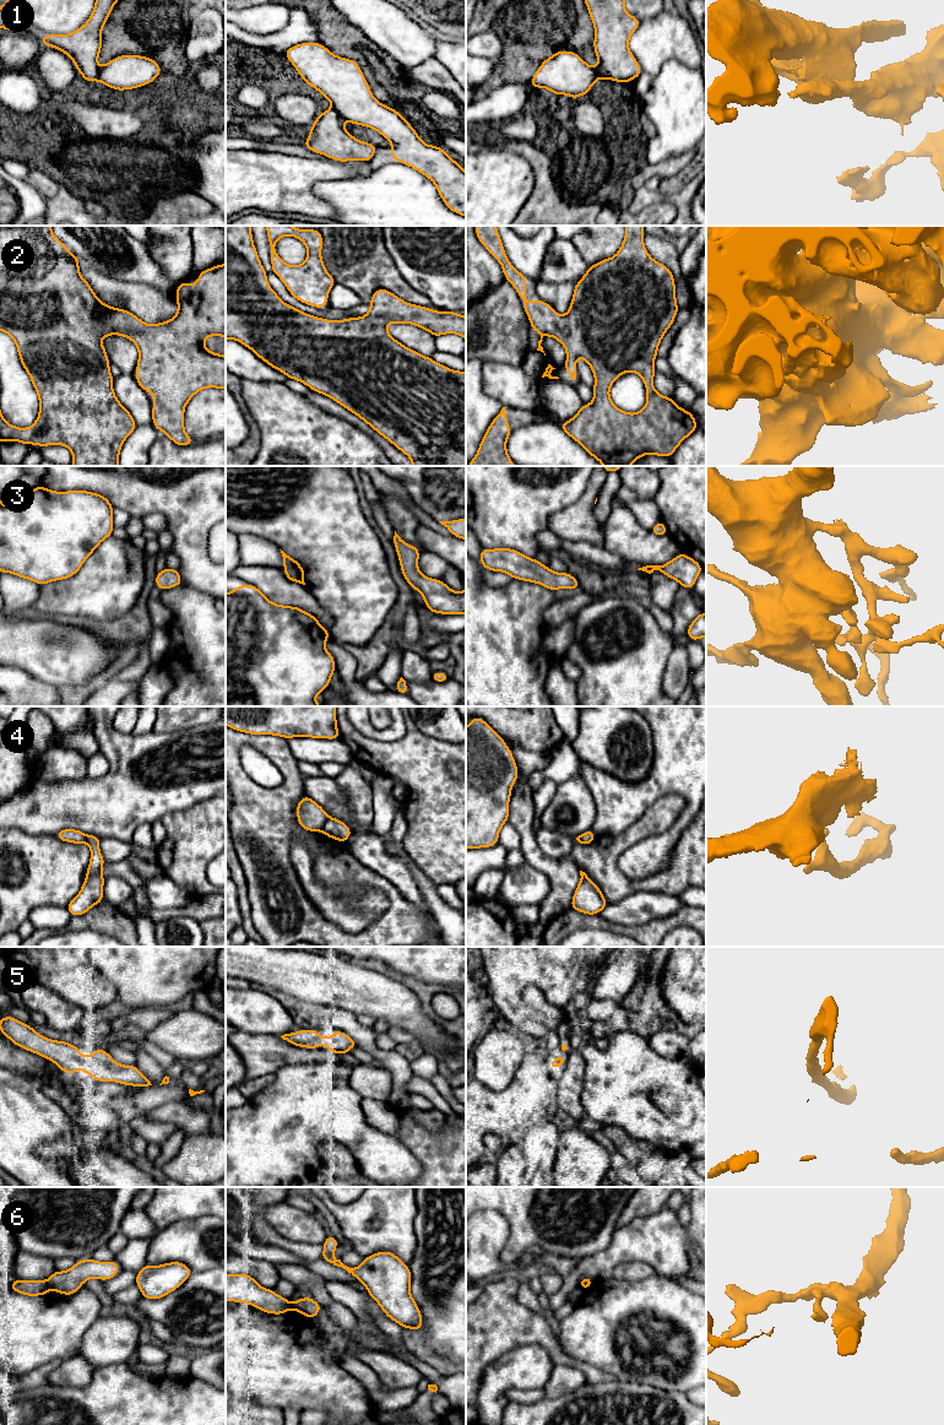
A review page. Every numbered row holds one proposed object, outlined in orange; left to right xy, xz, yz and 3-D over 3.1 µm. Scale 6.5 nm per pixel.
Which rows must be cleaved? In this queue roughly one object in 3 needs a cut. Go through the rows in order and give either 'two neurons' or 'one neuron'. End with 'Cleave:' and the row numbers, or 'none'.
1: one neuron
2: one neuron
3: one neuron
4: two neurons
5: one neuron
6: two neurons
Cleave: 4, 6

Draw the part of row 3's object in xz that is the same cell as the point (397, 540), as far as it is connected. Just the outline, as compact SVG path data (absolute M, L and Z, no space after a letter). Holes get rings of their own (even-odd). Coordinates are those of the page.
M394 536L403 578L424 598L428 611L440 614L466 614L466 589L452 591L441 580L424 576L418 569L419 549Z

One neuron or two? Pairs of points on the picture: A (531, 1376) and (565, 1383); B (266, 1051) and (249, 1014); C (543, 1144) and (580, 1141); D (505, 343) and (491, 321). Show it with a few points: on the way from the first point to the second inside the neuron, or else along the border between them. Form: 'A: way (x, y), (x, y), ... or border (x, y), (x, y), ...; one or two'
A: border (554, 1365), (551, 1377), (542, 1387); two
B: border (238, 1029), (245, 1033), (272, 1033), (280, 1036); two
C: border (560, 1132), (552, 1171); two
D: way (505, 339), (495, 326); one

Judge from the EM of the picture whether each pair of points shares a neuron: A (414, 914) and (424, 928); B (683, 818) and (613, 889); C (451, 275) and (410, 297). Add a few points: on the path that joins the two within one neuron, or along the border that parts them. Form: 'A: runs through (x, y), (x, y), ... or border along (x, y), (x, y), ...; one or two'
A: runs through (414, 917), (422, 925); one
B: border along (627, 848), (618, 859), (618, 868), (641, 881); two
C: border along (400, 271), (413, 288), (443, 309); two

